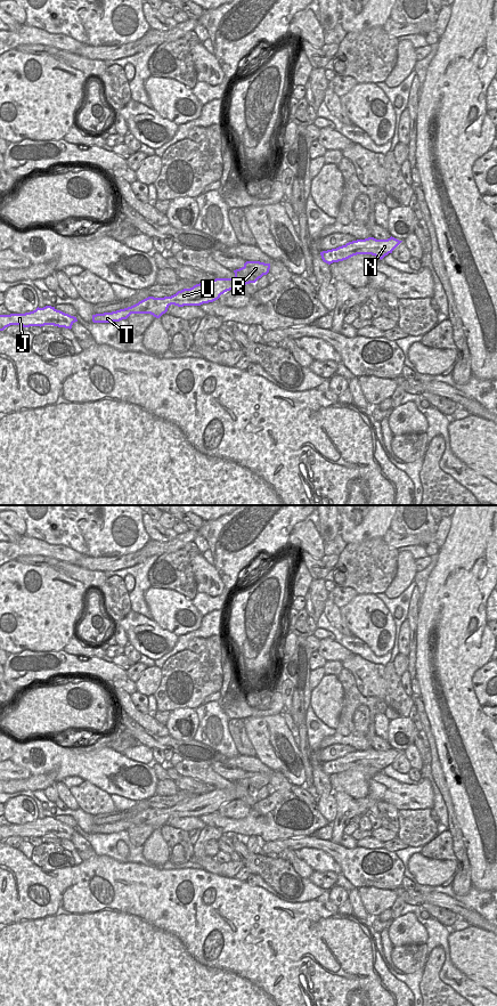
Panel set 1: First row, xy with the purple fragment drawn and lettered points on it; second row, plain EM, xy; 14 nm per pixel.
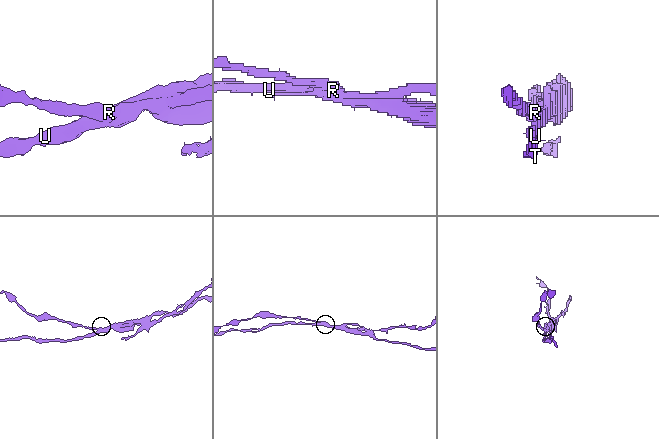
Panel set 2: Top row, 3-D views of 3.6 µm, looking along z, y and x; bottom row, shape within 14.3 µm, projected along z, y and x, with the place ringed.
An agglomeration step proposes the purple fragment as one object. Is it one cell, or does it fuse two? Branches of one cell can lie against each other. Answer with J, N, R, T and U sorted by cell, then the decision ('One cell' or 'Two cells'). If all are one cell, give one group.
Groups: J T U / N R. Two cells.

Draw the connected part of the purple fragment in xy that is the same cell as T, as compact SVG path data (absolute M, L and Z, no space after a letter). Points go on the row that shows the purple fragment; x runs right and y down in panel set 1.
M234 270L234 278L215 278L206 283L199 283L190 289L178 291L171 297L154 298L148 297L138 303L112 313L92 315L93 323L113 323L127 319L131 314L150 314L160 318L168 311L171 305L201 306L218 300L221 294L234 289L241 289L246 284L255 283L258 278L253 275L244 276Z

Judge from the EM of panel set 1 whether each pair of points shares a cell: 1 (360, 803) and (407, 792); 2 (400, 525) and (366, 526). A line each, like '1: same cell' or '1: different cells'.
1: same cell
2: different cells

